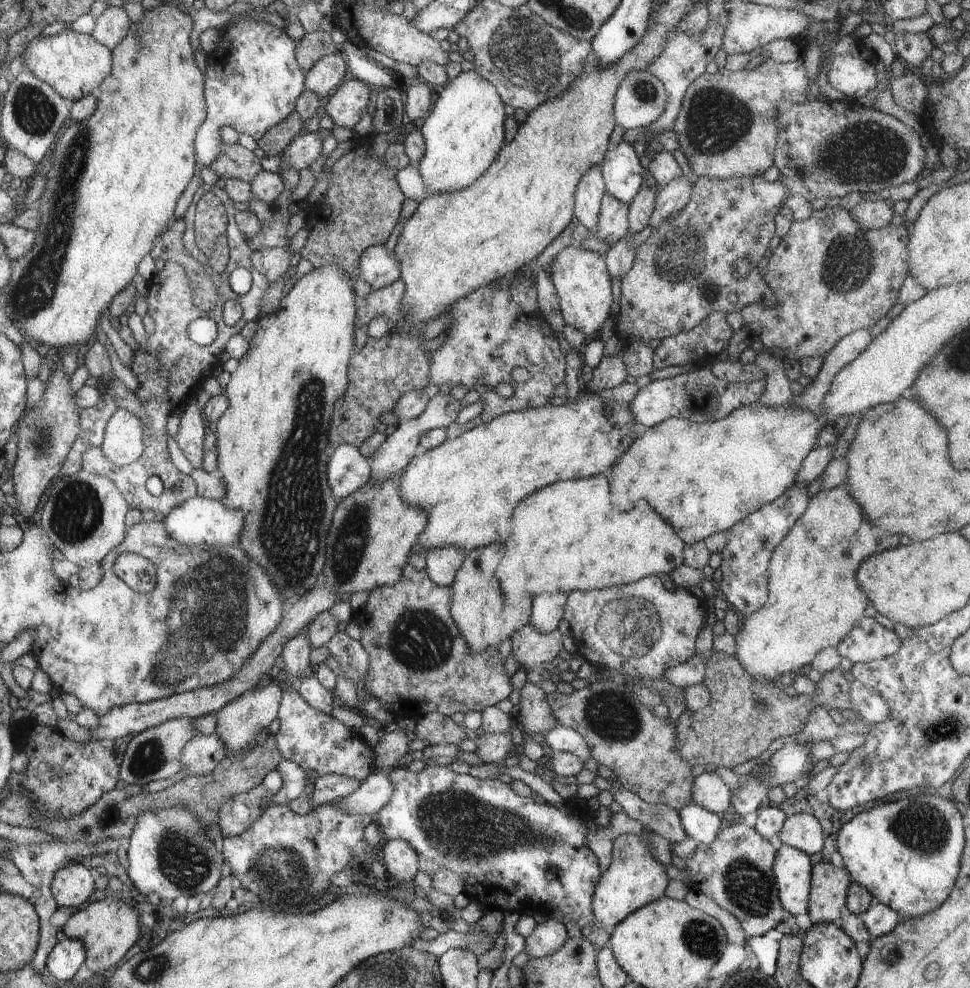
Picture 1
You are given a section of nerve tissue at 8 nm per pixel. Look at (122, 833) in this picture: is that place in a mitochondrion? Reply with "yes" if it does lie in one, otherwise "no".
no

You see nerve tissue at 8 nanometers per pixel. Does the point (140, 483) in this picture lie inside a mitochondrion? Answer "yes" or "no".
no

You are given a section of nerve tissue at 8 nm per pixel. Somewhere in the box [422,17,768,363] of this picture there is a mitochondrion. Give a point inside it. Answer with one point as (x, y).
(717, 120)

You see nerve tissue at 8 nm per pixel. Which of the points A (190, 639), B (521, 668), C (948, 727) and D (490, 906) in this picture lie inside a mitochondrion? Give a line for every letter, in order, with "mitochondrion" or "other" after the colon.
A: mitochondrion
B: other
C: mitochondrion
D: other

